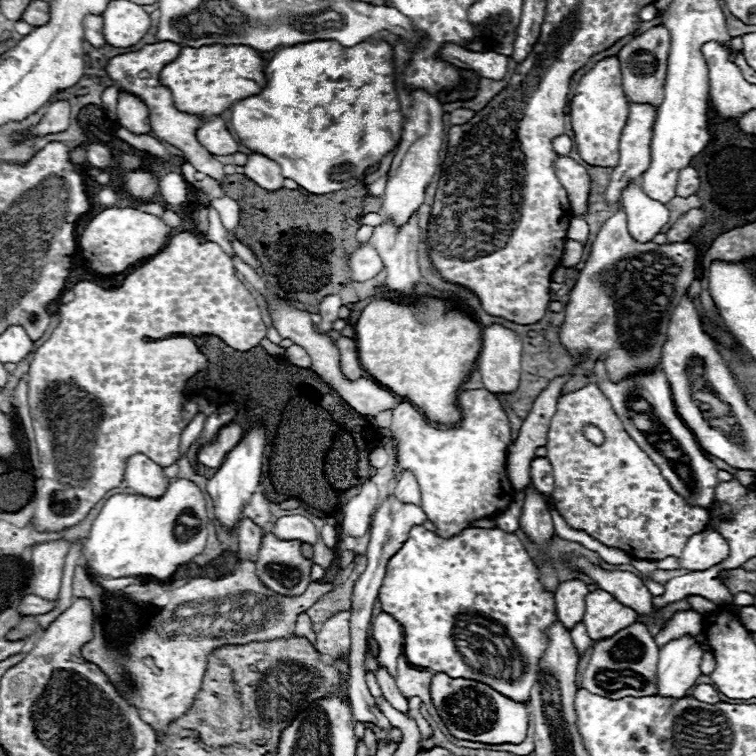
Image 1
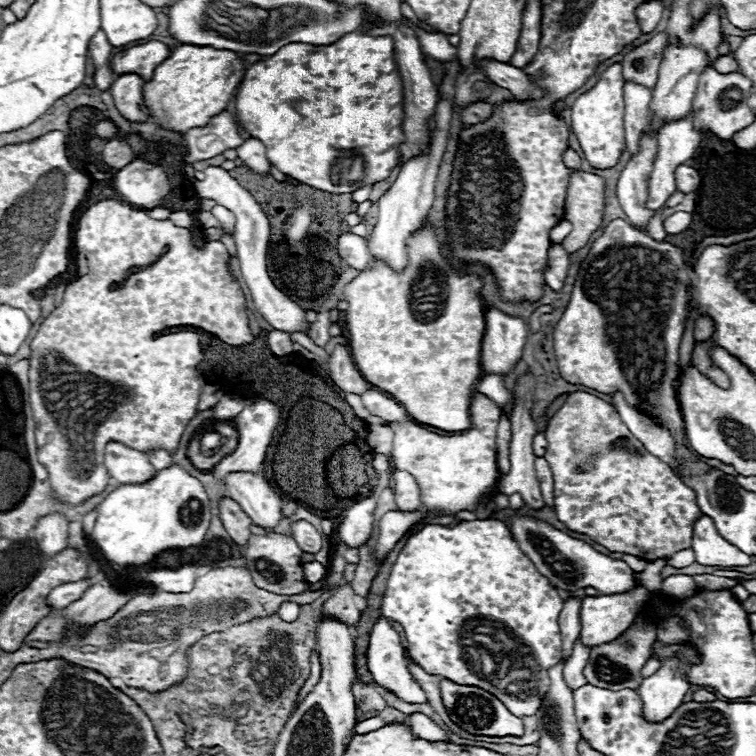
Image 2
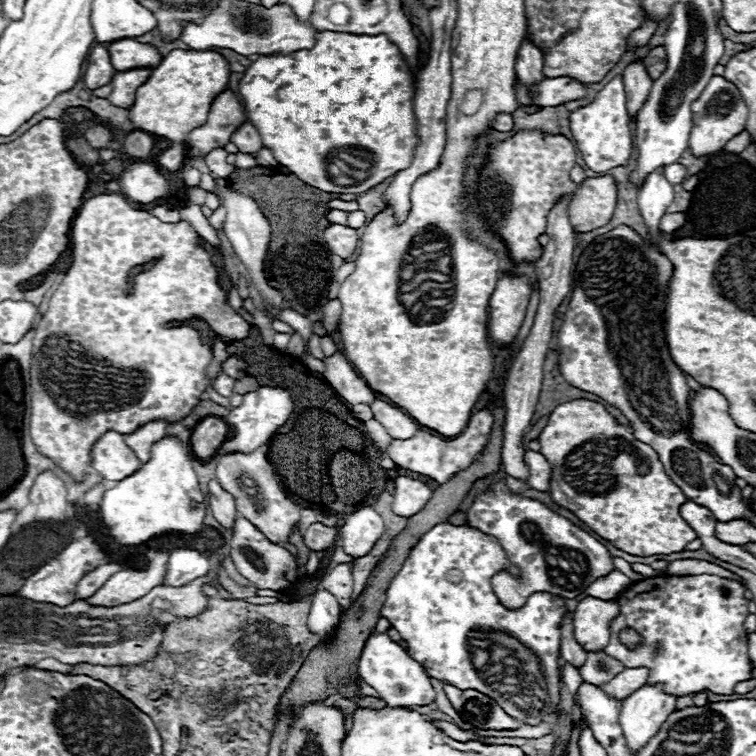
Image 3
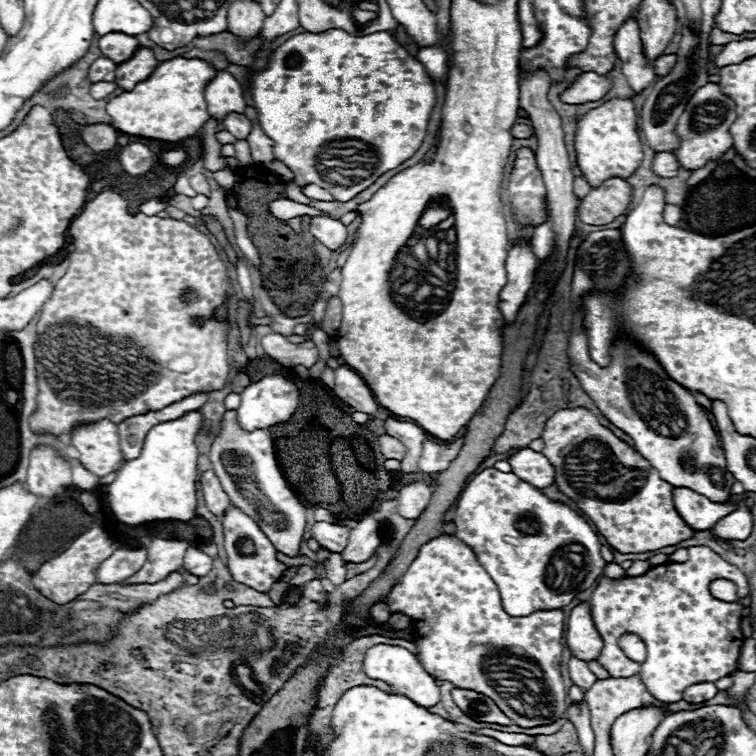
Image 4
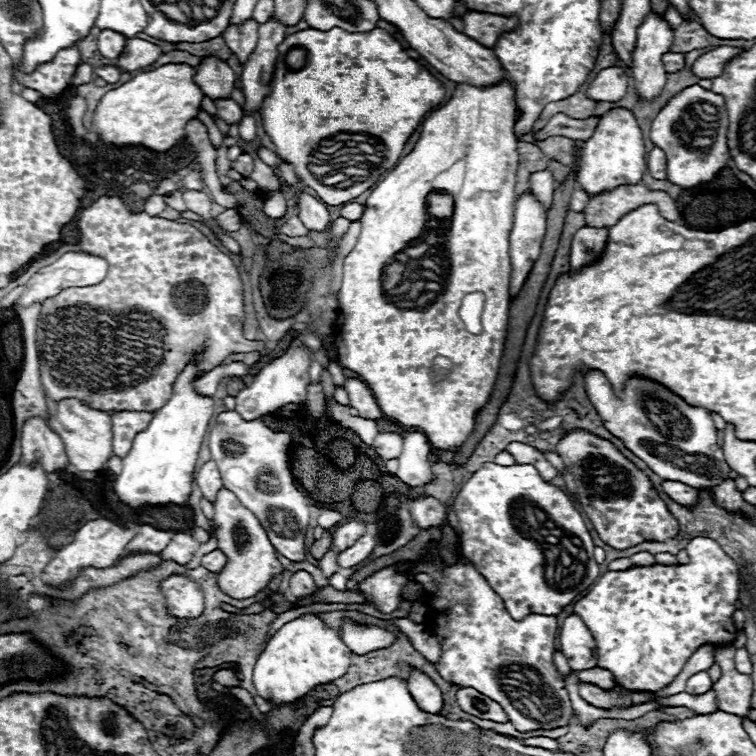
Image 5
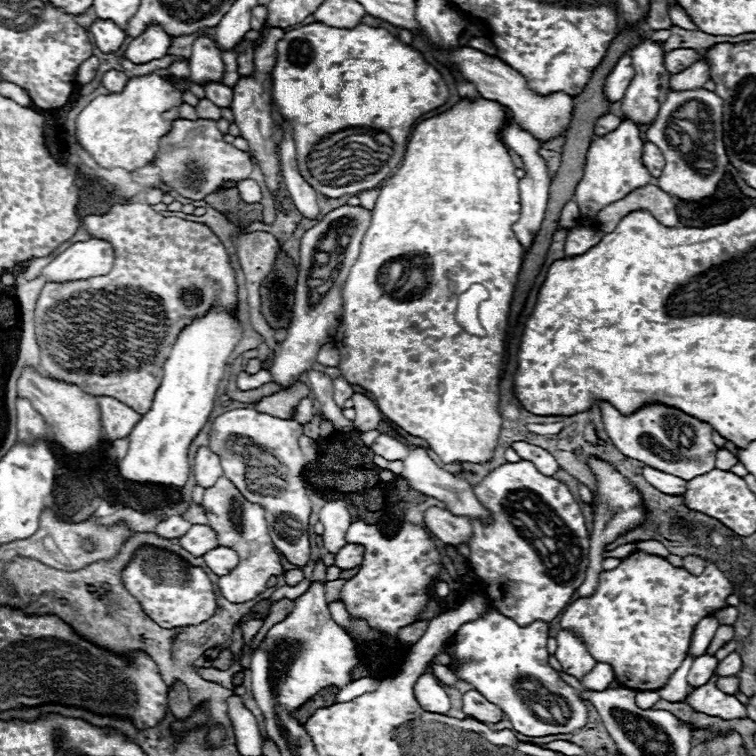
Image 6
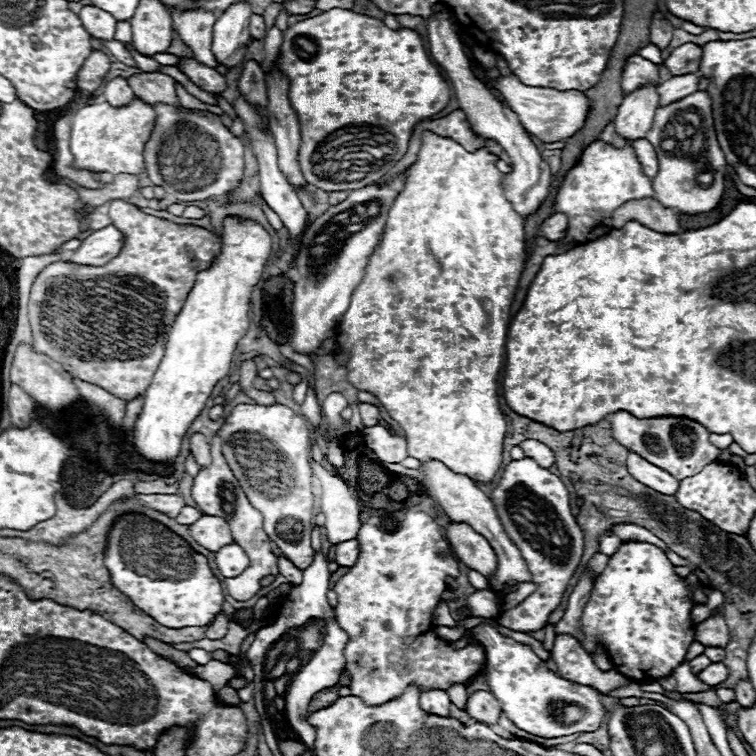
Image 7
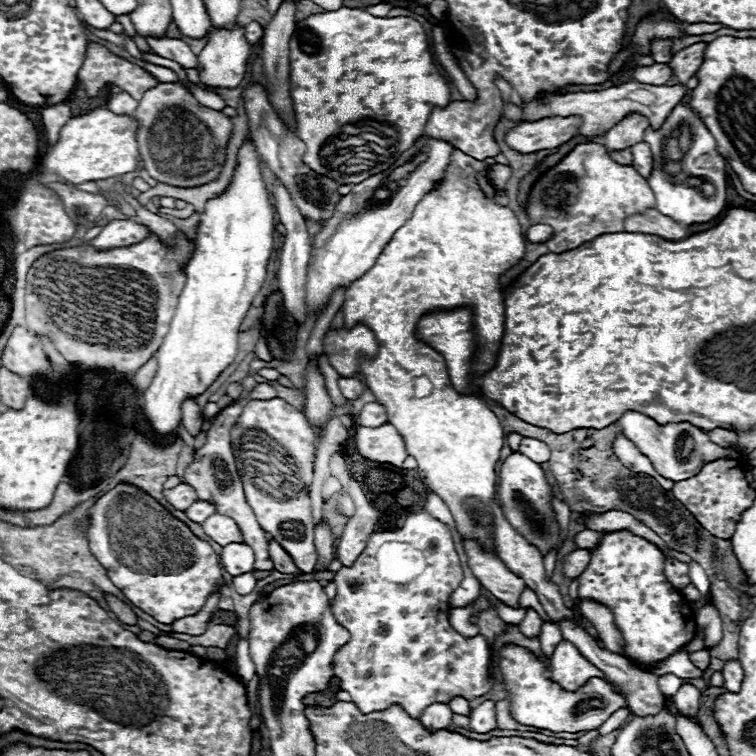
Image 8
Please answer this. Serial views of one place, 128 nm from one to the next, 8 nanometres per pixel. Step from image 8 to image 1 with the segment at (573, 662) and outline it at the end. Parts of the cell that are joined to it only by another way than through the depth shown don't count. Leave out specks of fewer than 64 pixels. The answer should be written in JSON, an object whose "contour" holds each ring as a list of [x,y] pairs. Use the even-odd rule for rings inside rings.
{"contour":[[[596,588],[586,596],[586,612],[582,622],[592,640],[610,638],[636,620],[638,614],[632,608],[620,604],[610,592],[602,588]]]}

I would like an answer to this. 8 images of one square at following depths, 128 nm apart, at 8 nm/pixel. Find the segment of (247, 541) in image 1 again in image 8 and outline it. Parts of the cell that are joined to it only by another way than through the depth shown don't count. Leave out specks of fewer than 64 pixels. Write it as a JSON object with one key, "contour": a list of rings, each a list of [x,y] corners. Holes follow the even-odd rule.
{"contour":[[[186,400],[182,404],[182,424],[190,432],[190,436],[198,436],[202,430],[202,412],[194,400]]]}

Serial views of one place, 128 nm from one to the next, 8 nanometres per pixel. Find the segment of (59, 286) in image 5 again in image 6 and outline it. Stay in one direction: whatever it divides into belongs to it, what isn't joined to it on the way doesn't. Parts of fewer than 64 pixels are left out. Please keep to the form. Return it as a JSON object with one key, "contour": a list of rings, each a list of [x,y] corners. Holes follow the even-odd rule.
{"contour":[[[104,240],[76,242],[42,268],[46,282],[70,282],[104,276],[112,270],[114,250]]]}

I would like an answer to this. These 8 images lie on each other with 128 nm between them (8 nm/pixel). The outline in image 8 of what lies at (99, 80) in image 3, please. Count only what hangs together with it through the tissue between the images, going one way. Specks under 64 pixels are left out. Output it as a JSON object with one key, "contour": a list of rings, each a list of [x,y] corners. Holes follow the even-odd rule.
{"contour":[[[124,90],[118,92],[118,94],[114,94],[108,100],[108,108],[114,110],[114,114],[130,114],[132,116],[134,110],[136,110],[136,106],[138,106],[138,102],[130,94],[126,94]]]}

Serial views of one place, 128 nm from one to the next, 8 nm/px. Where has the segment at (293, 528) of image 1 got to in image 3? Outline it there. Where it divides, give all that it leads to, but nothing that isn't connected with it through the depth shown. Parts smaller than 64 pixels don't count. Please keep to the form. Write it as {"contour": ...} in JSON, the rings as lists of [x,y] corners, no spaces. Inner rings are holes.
{"contour":[[[312,524],[312,526],[308,526],[308,530],[302,538],[310,550],[320,552],[320,550],[332,548],[336,542],[336,536],[338,536],[336,528],[326,528],[324,524]]]}

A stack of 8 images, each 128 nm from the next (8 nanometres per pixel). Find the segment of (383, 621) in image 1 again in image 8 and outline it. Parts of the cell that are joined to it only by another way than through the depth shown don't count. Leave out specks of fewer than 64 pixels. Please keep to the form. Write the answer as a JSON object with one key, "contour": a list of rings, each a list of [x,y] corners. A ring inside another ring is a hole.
{"contour":[[[434,702],[434,704],[426,706],[426,710],[422,710],[420,720],[422,720],[422,724],[424,724],[428,730],[450,728],[452,710],[450,710],[450,706],[444,704],[444,702]]]}

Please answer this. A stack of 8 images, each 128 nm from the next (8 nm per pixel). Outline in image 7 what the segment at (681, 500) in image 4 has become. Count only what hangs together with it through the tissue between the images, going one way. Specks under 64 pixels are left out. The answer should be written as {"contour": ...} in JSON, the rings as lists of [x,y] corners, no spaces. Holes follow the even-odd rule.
{"contour":[[[628,452],[628,462],[626,462],[626,466],[628,466],[630,474],[632,474],[634,478],[638,478],[638,482],[650,486],[652,490],[656,490],[656,492],[660,492],[660,494],[670,494],[670,496],[674,496],[676,490],[678,490],[678,486],[680,486],[680,482],[678,482],[672,474],[668,474],[666,470],[662,470],[662,468],[650,464],[650,462],[646,462],[644,458],[640,458],[640,456],[634,454],[634,452]]]}

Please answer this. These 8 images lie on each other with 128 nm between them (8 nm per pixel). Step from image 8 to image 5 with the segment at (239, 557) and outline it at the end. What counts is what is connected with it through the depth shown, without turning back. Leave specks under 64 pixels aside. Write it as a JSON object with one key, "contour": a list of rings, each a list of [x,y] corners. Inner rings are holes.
{"contour":[[[214,550],[214,552],[202,556],[202,566],[208,568],[210,572],[220,572],[224,568],[224,564],[226,564],[226,556],[220,550]]]}

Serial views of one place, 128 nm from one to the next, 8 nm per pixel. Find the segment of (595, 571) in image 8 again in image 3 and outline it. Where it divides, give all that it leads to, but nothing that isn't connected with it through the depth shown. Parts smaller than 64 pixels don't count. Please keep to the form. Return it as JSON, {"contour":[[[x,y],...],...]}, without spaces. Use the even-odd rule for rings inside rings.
{"contour":[[[660,576],[646,578],[636,584],[630,584],[616,602],[620,604],[620,616],[610,624],[610,642],[604,648],[606,654],[618,658],[626,668],[630,666],[646,666],[650,668],[648,682],[666,684],[666,692],[674,696],[686,696],[700,690],[710,690],[714,694],[734,694],[734,686],[738,682],[752,678],[752,660],[748,656],[748,632],[744,628],[744,620],[748,616],[748,600],[744,598],[746,586],[726,580],[720,576]],[[728,590],[728,594],[724,594]],[[632,628],[642,636],[642,646],[630,650],[620,642],[620,630]],[[660,646],[660,654],[654,654],[654,648]]]}

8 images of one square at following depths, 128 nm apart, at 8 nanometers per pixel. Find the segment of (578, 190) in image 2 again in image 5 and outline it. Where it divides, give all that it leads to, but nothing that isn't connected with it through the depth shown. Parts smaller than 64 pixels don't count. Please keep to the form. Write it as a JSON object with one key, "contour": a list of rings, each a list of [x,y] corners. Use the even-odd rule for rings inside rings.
{"contour":[[[642,184],[618,186],[610,192],[606,190],[598,196],[592,196],[584,210],[584,218],[586,218],[588,226],[610,228],[624,214],[628,214],[630,210],[634,210],[642,204],[656,204],[660,208],[660,214],[670,222],[680,220],[676,202],[666,192],[650,192]]]}

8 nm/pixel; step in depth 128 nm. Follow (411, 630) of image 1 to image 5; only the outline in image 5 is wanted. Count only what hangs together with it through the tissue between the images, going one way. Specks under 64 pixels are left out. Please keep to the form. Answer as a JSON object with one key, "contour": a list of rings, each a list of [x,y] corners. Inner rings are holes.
{"contour":[[[432,556],[420,560],[410,572],[430,574],[438,584],[438,590],[432,592],[430,598],[426,622],[436,628],[440,660],[434,666],[446,682],[462,688],[476,688],[488,698],[494,698],[520,732],[552,730],[570,722],[574,716],[570,698],[564,680],[554,666],[556,616],[530,614],[522,620],[510,618],[502,598],[466,558],[446,564],[442,558]],[[514,702],[520,702],[526,714],[520,712]]]}

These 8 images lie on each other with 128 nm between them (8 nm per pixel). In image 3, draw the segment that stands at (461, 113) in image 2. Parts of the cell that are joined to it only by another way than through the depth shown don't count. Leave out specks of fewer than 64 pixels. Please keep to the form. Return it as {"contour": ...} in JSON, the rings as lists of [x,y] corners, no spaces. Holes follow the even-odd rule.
{"contour":[[[498,114],[498,116],[496,116],[496,122],[492,122],[492,126],[494,126],[496,130],[500,130],[500,132],[512,130],[512,126],[514,126],[512,114]]]}

